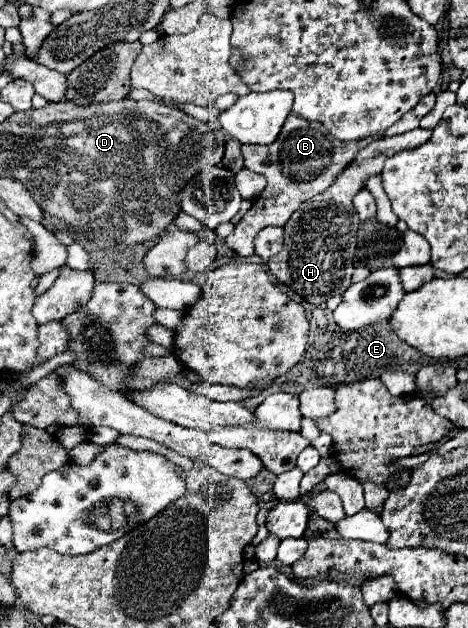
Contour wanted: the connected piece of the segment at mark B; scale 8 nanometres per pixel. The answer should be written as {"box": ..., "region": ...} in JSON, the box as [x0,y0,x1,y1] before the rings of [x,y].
{"box":[226,114,372,258],"region":[[[290,114],[278,140],[268,146],[242,146],[244,166],[248,170],[260,172],[268,178],[268,184],[260,198],[252,202],[252,208],[236,224],[236,230],[226,238],[228,248],[240,256],[248,258],[254,254],[254,236],[264,226],[284,226],[294,210],[308,198],[324,192],[334,178],[354,160],[356,152],[370,144],[372,138],[362,138],[354,142],[336,140],[320,122],[308,122],[296,114]]]}

